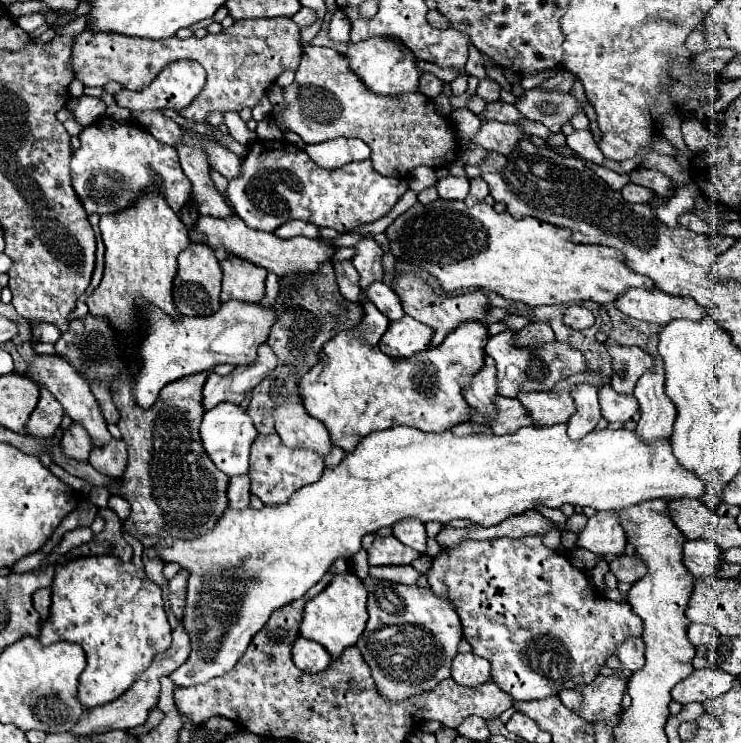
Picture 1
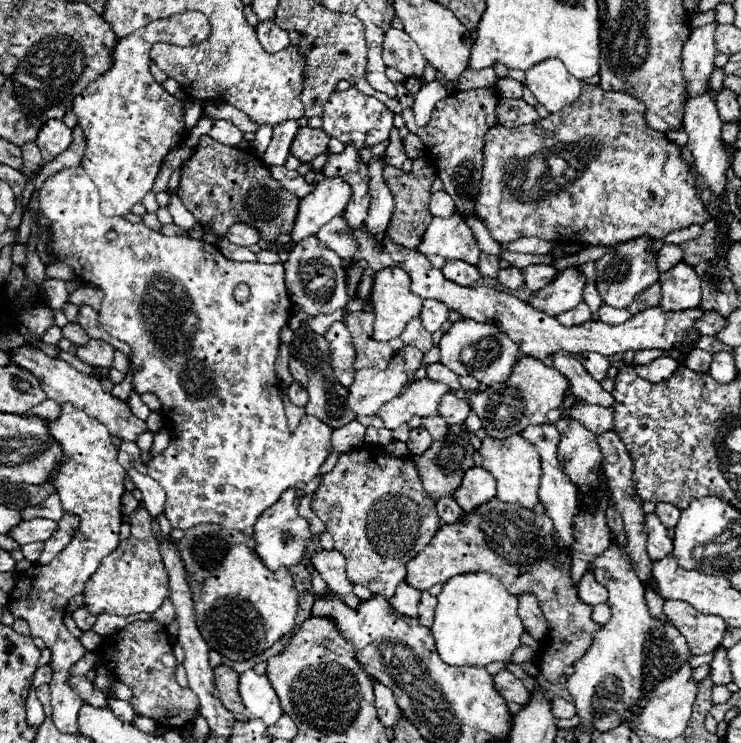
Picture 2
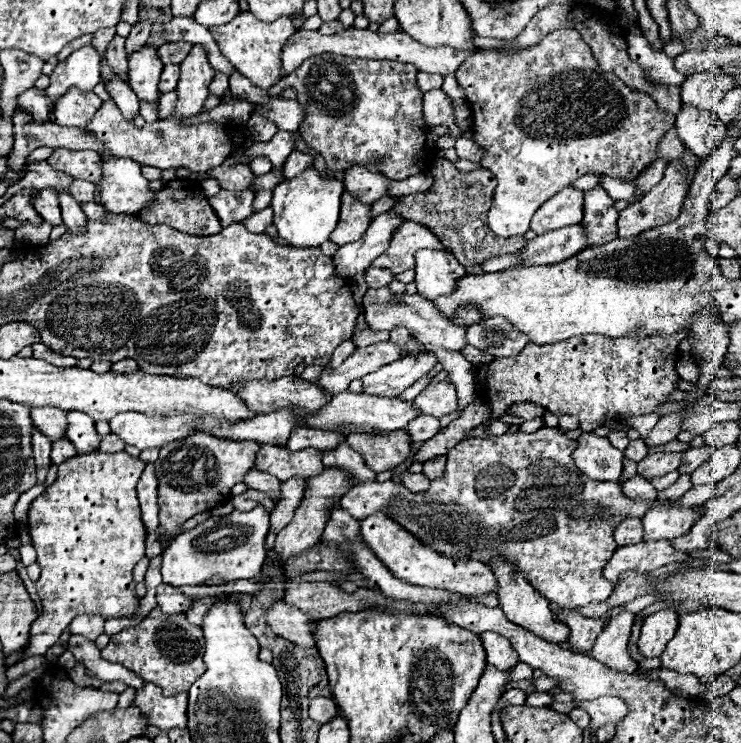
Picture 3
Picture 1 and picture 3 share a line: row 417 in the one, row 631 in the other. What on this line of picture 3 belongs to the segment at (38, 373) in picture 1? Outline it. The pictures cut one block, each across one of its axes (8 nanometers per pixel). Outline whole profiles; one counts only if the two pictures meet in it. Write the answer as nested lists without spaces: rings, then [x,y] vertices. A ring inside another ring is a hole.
[[[86,614],[86,616],[78,616],[76,620],[72,620],[68,628],[70,628],[70,634],[80,634],[88,640],[96,640],[104,632],[104,620],[102,616]]]

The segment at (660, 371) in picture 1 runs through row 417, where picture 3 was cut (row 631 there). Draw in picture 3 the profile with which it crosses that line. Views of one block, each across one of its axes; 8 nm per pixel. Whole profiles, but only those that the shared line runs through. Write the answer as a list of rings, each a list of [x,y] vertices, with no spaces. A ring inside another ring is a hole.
[[[660,610],[646,616],[640,636],[638,636],[638,650],[644,658],[656,658],[664,652],[666,644],[676,634],[678,618],[674,612]]]

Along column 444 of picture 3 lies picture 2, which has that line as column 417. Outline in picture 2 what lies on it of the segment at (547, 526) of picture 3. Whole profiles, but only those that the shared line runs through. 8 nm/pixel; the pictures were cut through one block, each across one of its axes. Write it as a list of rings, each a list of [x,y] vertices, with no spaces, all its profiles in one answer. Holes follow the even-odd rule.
[[[362,446],[354,452],[340,454],[332,472],[322,476],[322,482],[316,488],[310,506],[326,524],[326,530],[332,534],[334,548],[346,558],[348,578],[354,584],[366,586],[370,592],[384,598],[394,596],[396,586],[406,576],[406,562],[416,558],[440,528],[440,518],[428,492],[422,486],[414,458],[386,456],[382,452],[382,446]]]

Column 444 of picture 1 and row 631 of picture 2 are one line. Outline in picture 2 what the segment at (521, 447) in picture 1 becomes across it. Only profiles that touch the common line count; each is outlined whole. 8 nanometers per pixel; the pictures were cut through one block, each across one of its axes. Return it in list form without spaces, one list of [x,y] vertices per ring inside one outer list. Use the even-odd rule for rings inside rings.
[[[486,572],[458,574],[438,594],[432,634],[438,656],[450,666],[488,666],[490,662],[510,660],[522,644],[522,632],[524,624],[518,616],[518,598]]]

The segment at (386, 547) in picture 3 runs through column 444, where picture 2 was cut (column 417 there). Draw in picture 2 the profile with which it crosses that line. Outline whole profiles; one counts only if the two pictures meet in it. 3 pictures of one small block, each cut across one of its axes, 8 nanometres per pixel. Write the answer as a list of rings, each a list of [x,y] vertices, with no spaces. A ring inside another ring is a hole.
[[[494,498],[476,512],[466,514],[464,522],[440,526],[434,540],[406,564],[404,582],[416,590],[428,590],[438,582],[448,582],[456,574],[488,572],[502,580],[514,596],[520,596],[522,592],[534,594],[550,626],[546,636],[548,642],[542,644],[540,650],[538,672],[542,680],[556,684],[562,678],[564,668],[584,656],[592,644],[594,632],[598,632],[602,624],[592,620],[592,606],[578,598],[578,590],[570,578],[572,558],[564,550],[556,550],[552,534],[554,524],[546,514],[536,516],[532,510],[518,504],[502,504]],[[558,562],[560,566],[554,566]]]

